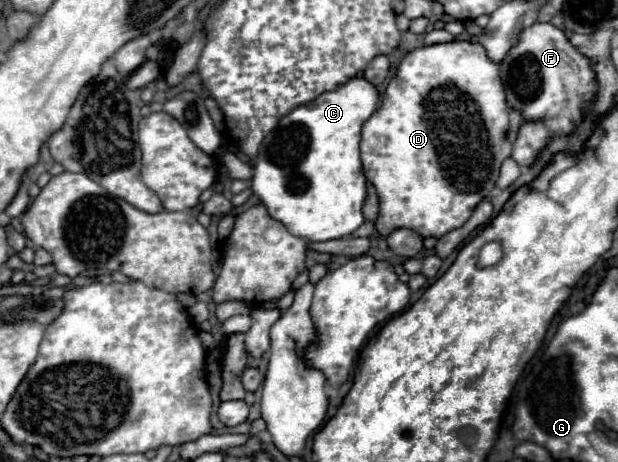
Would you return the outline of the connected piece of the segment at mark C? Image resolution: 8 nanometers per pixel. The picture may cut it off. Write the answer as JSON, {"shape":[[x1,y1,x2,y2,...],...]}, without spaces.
{"shape":[[353,77,337,91,321,93,317,99,313,99,313,103,295,107,263,139,257,163,253,167,251,191,259,197,261,205,267,207,269,215,281,221,289,229,289,233,307,241,329,241,351,235,363,223,361,207,367,195,367,181,359,159,359,141,361,127,377,109,377,101,377,89,367,79]]}

